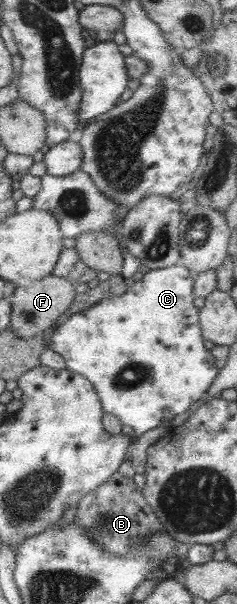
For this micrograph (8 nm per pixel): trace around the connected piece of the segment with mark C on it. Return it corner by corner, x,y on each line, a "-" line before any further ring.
181,264
166,269
150,270
150,272
146,273
142,279
130,286
124,296
116,296
101,300
98,304
95,304
78,314
66,316
63,321
55,327
52,336
48,341
49,347
66,359
68,369
86,375
86,378
89,378
90,381
94,383
98,395
100,395
100,398
102,399
105,412
119,416
123,424
130,426
134,430
134,435
138,437
140,434
144,434
144,432
148,432
148,430
160,426
164,420
170,420
172,419
172,416
182,414
192,402
196,402
196,400
203,397
206,390
210,388
212,380
214,380
216,374
218,374
218,368
212,366
214,355
210,356
210,352
208,352
208,350
204,348
204,344
202,344
202,336
200,336
201,328
198,328
200,310
192,305
193,297
193,276

